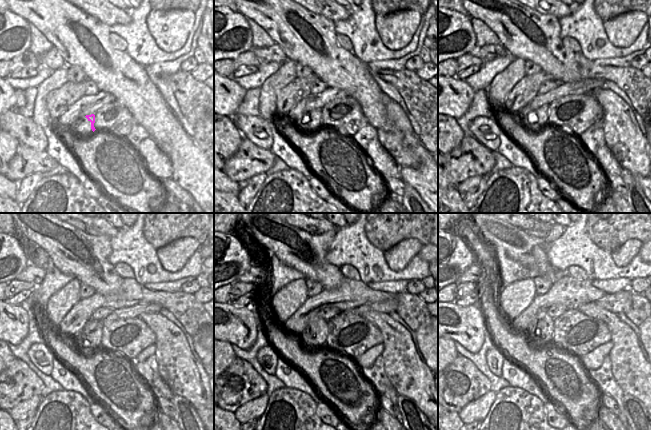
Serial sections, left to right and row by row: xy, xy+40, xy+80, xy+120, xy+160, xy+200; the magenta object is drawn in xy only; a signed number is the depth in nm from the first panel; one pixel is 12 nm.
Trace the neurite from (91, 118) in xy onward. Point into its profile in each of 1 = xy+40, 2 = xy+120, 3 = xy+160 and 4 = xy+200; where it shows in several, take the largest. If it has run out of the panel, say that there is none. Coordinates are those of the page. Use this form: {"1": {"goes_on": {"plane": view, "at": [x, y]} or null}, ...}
{"1": {"goes_on": {"plane": "xy+40", "at": [316, 115]}}, "2": {"goes_on": {"plane": "xy+120", "at": [92, 331]}}, "3": {"goes_on": {"plane": "xy+160", "at": [316, 331]}}, "4": {"goes_on": {"plane": "xy+200", "at": [541, 331]}}}

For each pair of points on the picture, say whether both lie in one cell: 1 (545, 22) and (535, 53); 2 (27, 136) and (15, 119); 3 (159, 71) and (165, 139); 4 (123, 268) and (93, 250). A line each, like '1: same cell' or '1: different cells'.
1: same cell
2: same cell
3: different cells
4: different cells

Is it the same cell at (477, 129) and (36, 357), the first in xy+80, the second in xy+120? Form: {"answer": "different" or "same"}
{"answer": "same"}

